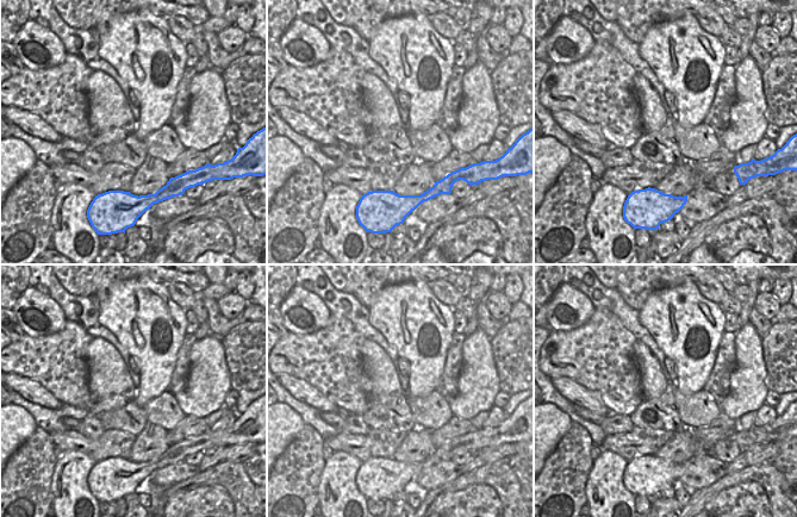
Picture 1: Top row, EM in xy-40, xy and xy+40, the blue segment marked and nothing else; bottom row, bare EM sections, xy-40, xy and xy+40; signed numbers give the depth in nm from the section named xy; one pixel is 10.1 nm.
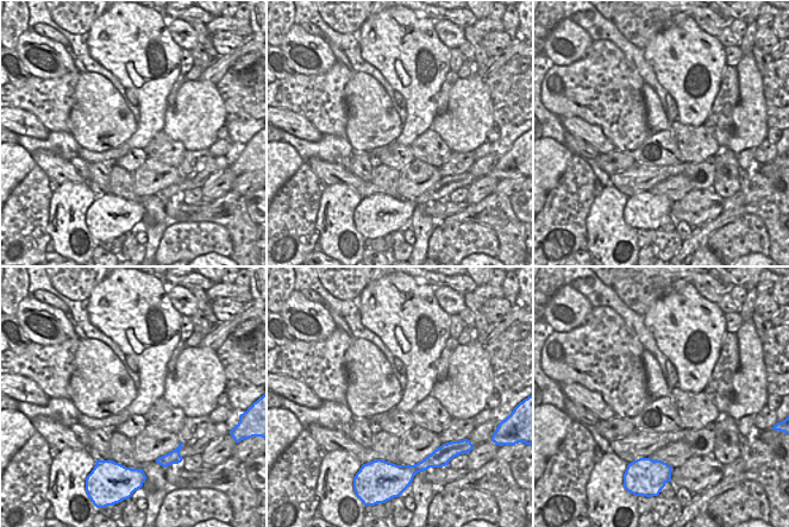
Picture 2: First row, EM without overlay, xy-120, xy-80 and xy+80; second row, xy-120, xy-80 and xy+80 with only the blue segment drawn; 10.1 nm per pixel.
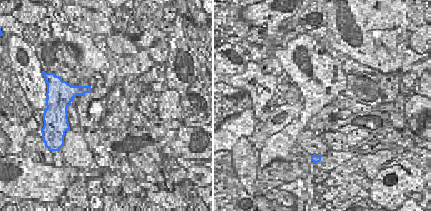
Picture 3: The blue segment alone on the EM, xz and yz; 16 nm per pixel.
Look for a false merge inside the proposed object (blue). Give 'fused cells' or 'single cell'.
single cell

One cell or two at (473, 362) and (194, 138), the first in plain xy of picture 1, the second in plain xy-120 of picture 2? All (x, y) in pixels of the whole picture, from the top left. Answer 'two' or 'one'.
one

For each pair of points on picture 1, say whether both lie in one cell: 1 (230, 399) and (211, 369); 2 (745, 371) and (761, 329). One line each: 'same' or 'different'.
1: different
2: different

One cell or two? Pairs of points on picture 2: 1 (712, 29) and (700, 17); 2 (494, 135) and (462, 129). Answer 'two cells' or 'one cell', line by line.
1: one cell
2: two cells

